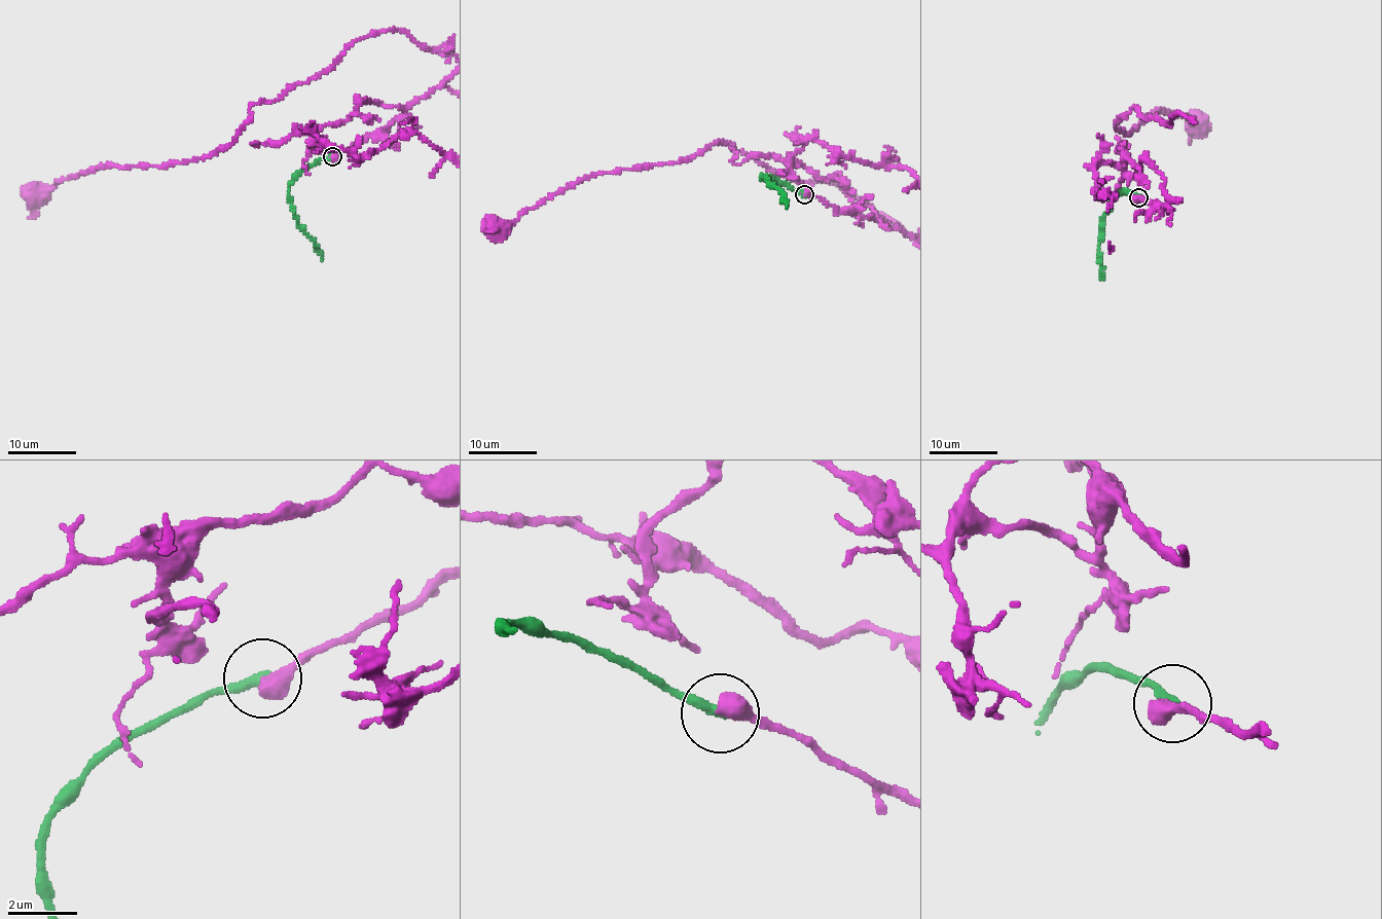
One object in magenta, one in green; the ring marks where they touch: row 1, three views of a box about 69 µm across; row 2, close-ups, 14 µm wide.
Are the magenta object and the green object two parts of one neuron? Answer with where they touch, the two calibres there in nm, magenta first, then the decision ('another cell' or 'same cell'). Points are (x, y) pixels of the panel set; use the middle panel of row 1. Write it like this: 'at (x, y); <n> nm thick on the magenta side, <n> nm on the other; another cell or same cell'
at (804, 194); 600 nm thick on the magenta side, 280 nm on the other; another cell

